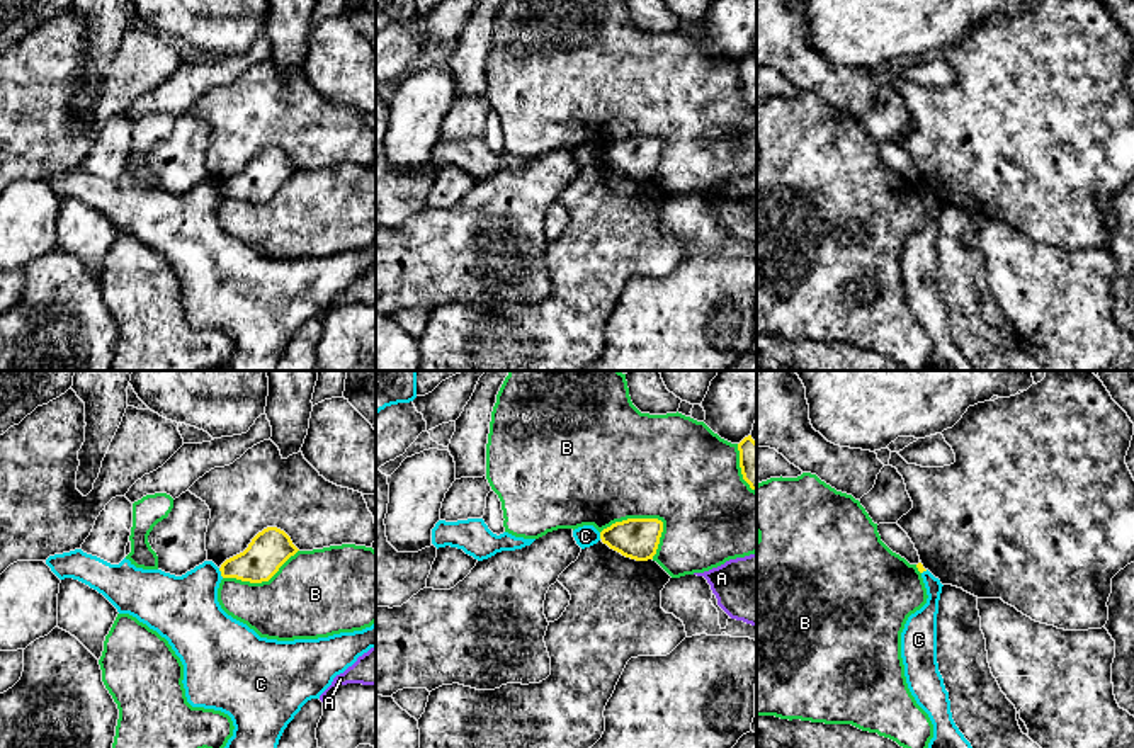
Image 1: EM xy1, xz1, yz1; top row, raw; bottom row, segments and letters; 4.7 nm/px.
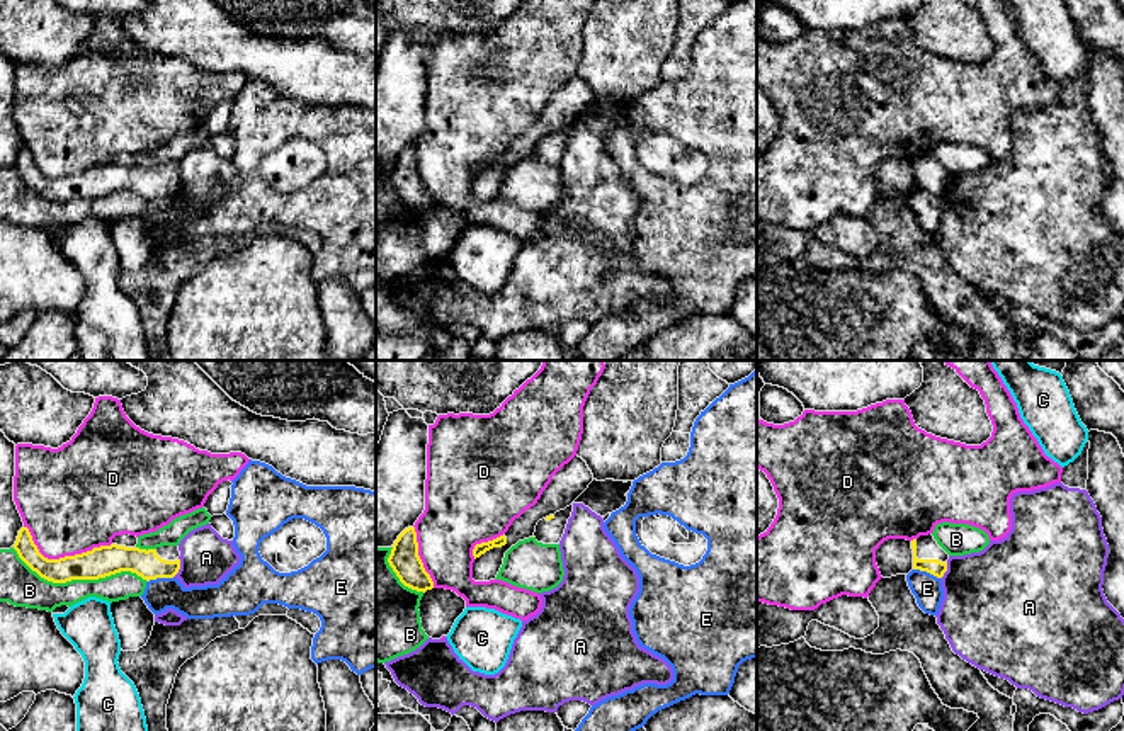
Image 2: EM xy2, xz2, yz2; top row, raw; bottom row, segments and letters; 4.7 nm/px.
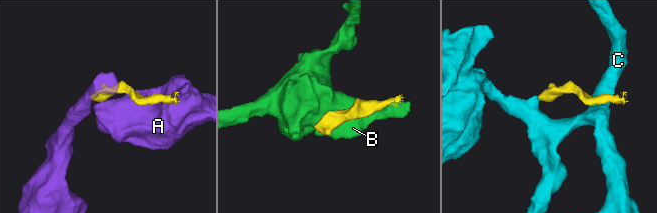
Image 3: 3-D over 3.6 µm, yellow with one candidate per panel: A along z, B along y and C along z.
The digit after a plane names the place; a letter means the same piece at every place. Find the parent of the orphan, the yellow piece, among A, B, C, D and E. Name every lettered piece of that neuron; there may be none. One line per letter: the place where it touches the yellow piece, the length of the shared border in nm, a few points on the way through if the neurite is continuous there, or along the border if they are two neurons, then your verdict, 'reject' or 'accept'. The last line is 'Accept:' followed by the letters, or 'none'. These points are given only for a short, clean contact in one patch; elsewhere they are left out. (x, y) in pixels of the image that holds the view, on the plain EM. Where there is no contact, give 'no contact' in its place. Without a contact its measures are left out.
A: xy2 (179, 187) | 100 nm | along xy2 (179, 177), (179, 189), (172, 196) | reject
B: xy2 (79, 198) | 650 nm | reject
C: xy1 (221, 192) | 50 nm | along xy1 (218, 187), (223, 196) | reject
D: xy2 (63, 177) | 420 nm | reject
E: xy2 (158, 196) | 130 nm | along xy2 (172, 196), (157, 196), (147, 201) | reject
Accept: none

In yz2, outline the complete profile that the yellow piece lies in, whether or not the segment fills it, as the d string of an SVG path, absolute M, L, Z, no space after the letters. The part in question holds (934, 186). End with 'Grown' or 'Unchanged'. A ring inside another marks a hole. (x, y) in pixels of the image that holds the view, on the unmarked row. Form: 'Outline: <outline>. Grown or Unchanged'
Outline: M932 153L911 160L913 189L942 197L947 190L949 173L937 163Z. Grown

